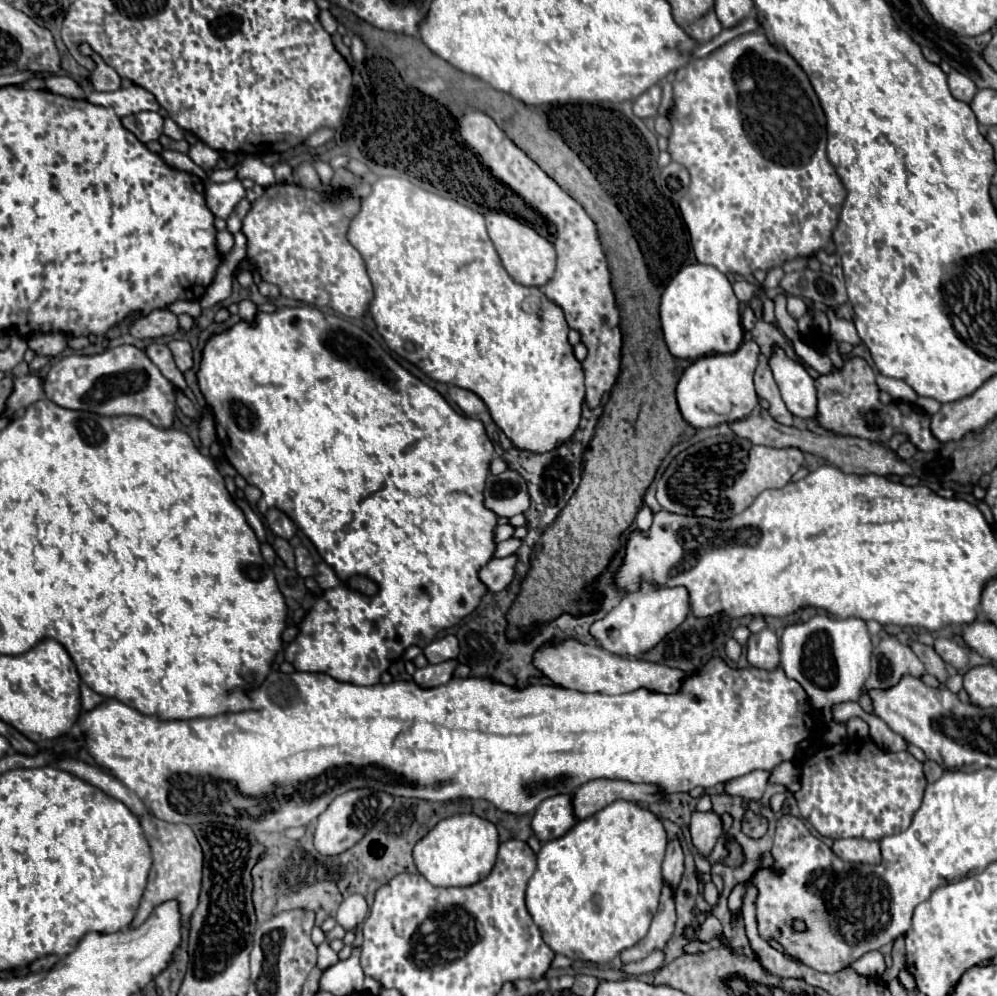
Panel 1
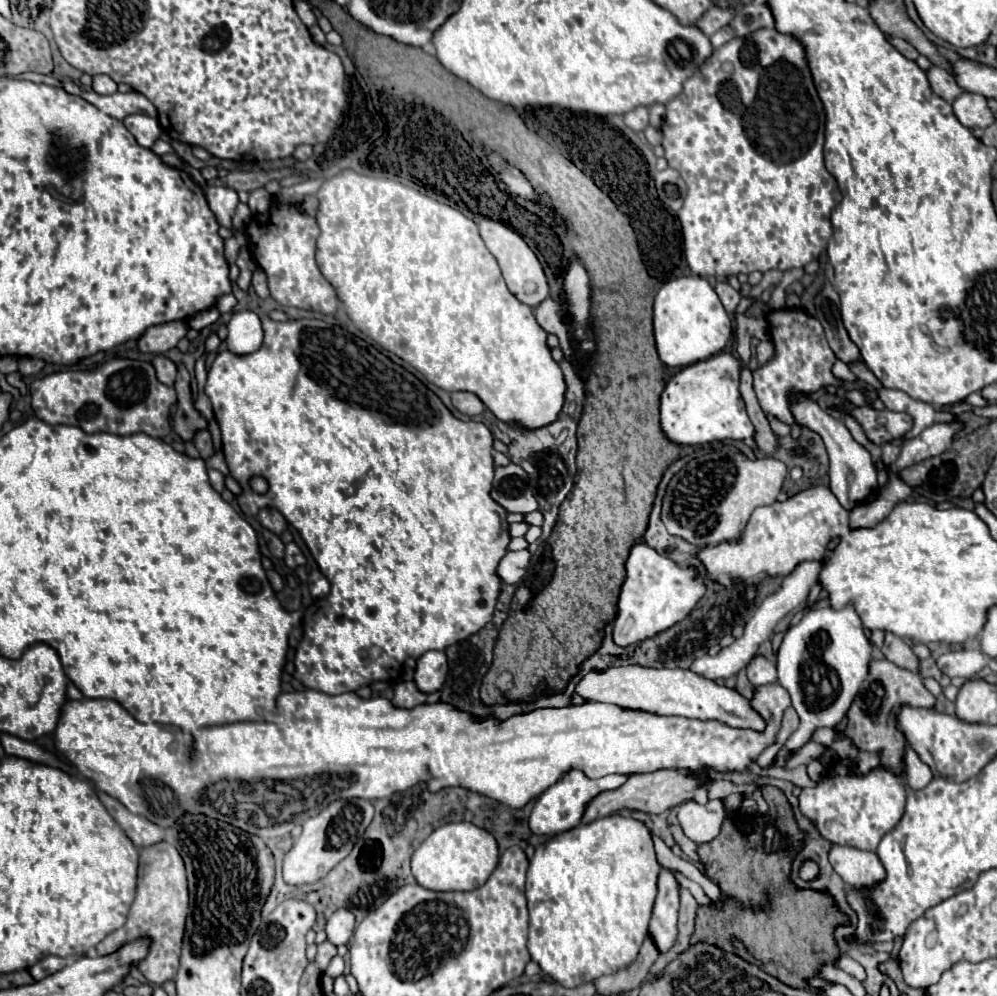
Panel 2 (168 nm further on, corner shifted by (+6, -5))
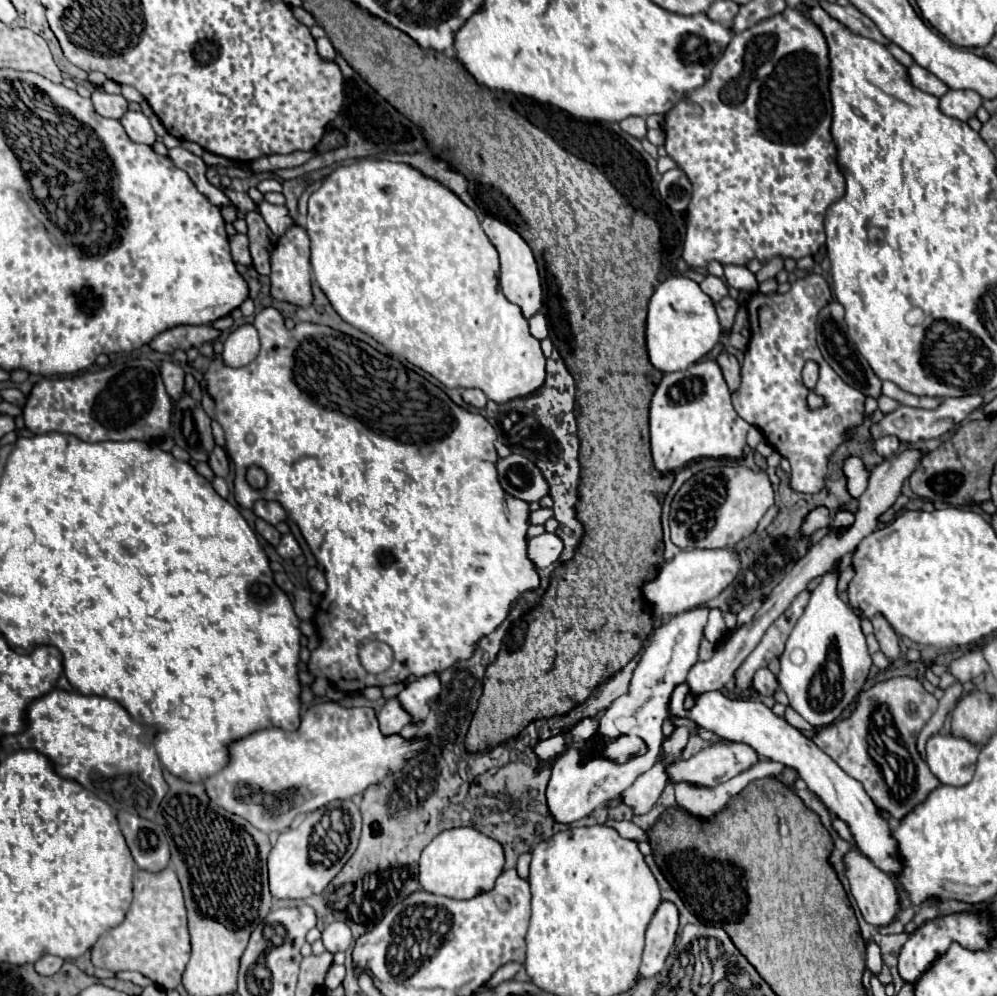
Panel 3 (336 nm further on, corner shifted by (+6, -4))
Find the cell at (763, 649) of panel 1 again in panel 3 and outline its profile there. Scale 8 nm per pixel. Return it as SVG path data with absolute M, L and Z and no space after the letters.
M759 669L753 677L753 687L759 691L759 695L773 697L775 691L779 689L779 683L777 683L775 675L769 669Z

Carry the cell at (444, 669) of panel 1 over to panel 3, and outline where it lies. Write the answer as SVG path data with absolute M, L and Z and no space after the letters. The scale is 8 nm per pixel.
M389 699L385 703L385 707L379 711L377 721L379 721L381 733L389 737L389 735L399 733L411 721L411 717L401 709L401 705L399 705L397 699Z

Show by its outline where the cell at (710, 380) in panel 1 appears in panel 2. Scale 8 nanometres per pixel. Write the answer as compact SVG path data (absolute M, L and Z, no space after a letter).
M731 352L685 366L661 394L661 428L677 444L705 444L715 440L745 440L753 436L753 424L739 398L741 362Z

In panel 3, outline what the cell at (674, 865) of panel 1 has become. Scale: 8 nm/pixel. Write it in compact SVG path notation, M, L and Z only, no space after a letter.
M663 901L659 905L657 913L653 915L649 927L647 927L643 961L641 961L641 967L639 967L641 977L649 979L663 969L663 965L665 965L673 945L675 945L677 927L679 927L677 907L669 901Z

